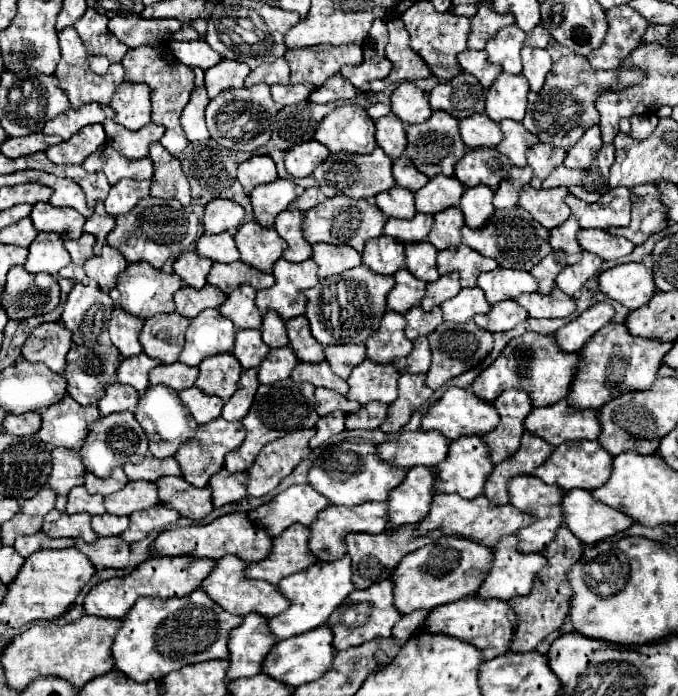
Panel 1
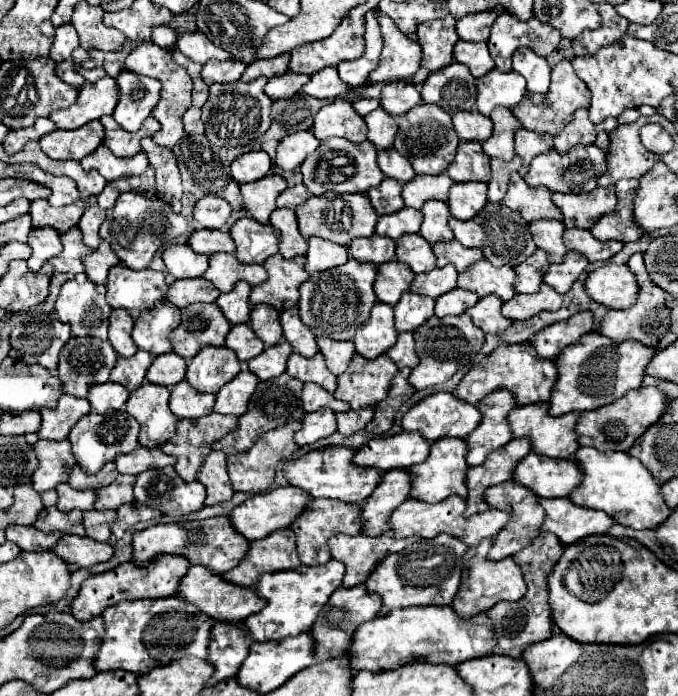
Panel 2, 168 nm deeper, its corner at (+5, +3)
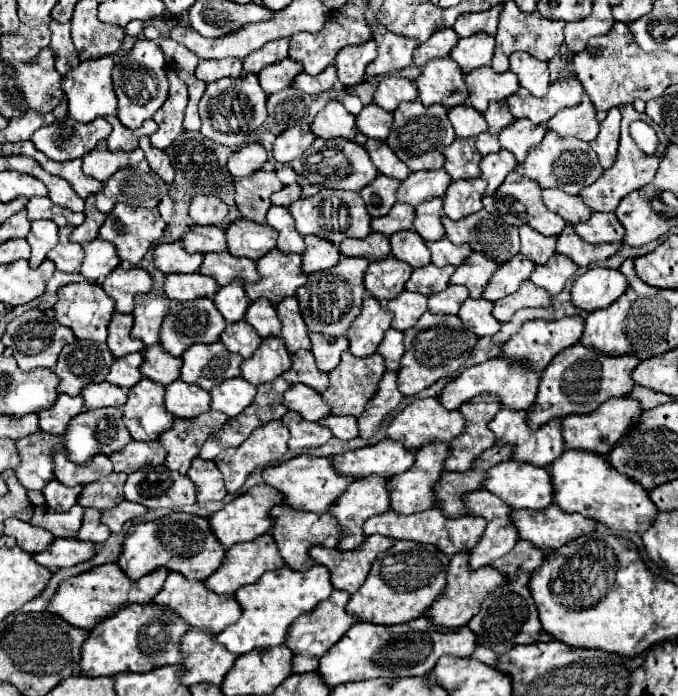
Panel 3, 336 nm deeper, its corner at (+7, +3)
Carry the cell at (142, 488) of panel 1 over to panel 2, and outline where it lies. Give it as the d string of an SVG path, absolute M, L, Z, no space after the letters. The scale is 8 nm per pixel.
M120 475L114 485L108 485L104 489L98 489L98 499L94 503L94 509L106 511L106 509L118 509L124 503L134 503L134 477Z

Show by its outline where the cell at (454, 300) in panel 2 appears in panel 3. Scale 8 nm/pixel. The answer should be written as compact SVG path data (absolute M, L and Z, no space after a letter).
M448 285L448 289L428 297L428 309L432 313L448 313L448 315L456 315L460 305L468 299L468 289L464 289L462 285Z

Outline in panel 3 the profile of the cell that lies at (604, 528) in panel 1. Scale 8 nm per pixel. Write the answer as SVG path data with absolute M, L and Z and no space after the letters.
M550 505L540 511L512 511L510 519L518 531L518 537L530 541L542 551L560 549L564 543L596 529L596 523L592 519L586 519L576 513L564 513L556 505Z

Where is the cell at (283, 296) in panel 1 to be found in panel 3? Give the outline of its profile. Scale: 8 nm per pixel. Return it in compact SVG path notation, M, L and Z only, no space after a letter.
M272 249L256 263L260 279L244 285L250 301L266 297L272 305L278 305L284 297L292 297L306 281L300 255L284 255L278 249Z

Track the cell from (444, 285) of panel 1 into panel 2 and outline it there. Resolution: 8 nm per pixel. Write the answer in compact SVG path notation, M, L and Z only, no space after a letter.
M446 265L442 269L434 267L428 273L416 275L416 279L410 285L410 293L438 299L440 295L456 289L456 277L458 277L458 273L456 273L454 265Z

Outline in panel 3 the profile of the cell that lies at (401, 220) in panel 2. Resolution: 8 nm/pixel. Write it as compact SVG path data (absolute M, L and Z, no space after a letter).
M396 203L388 215L384 217L376 217L372 221L372 231L384 233L384 235L394 235L398 231L404 229L412 229L414 223L414 207L412 205L404 205L404 203Z

